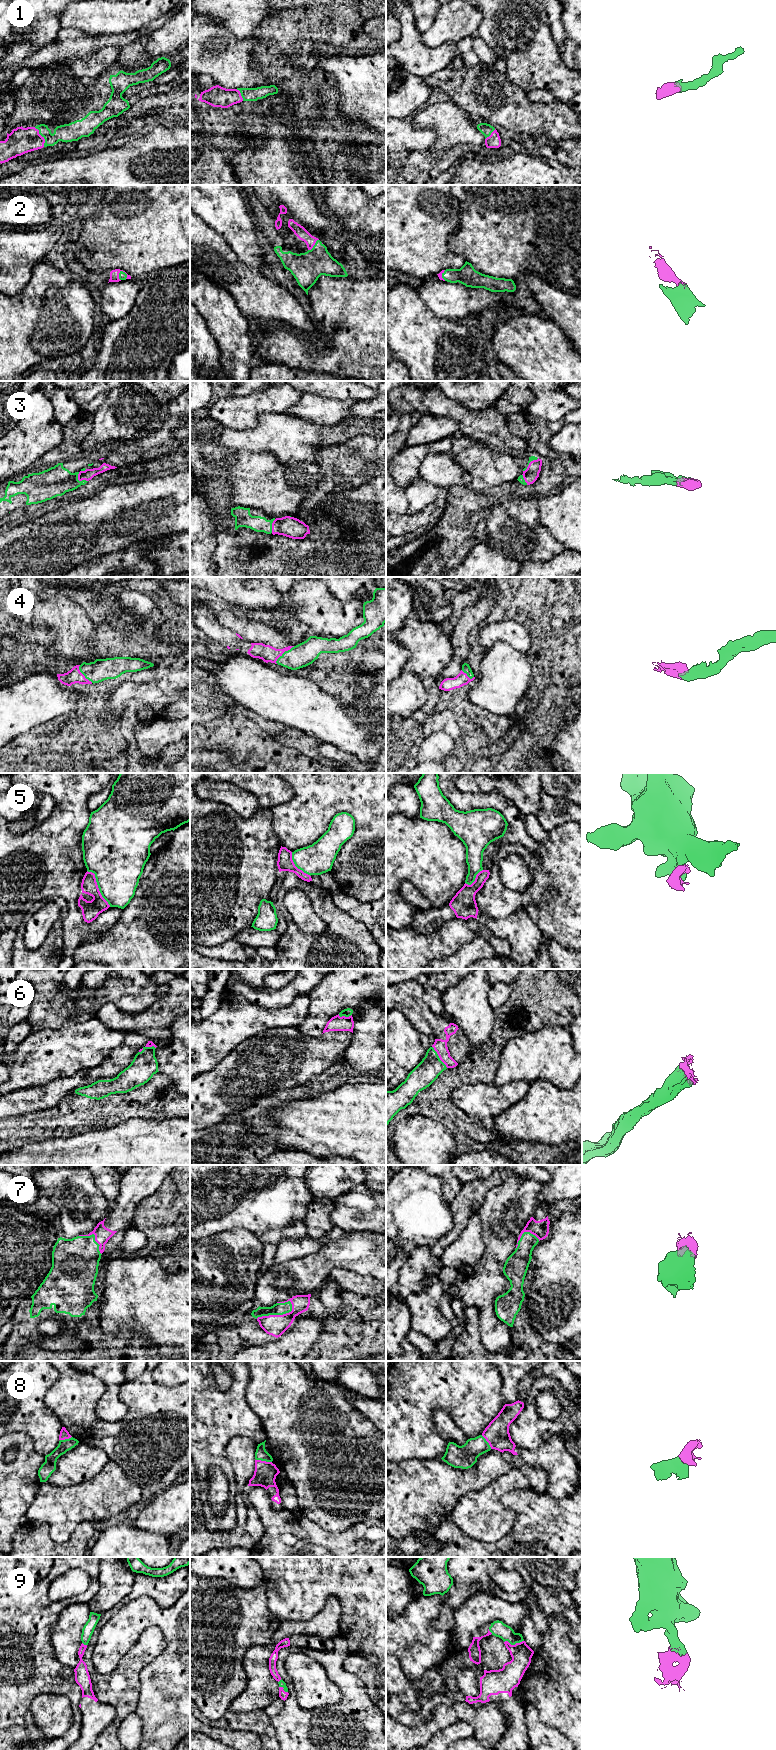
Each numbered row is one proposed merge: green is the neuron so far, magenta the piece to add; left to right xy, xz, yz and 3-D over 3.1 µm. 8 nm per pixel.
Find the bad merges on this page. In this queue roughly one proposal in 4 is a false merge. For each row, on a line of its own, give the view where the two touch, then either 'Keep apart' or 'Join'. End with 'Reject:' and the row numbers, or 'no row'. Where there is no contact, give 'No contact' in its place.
1: Touches green in xy. Join
2: Touches green in xy. Join
3: Touches green in xy. Join
4: Touches green in xz. Join
5: Touches green in xy. Keep apart
6: Touches green in yz. Join
7: Touches green in xz. Join
8: Touches green in xz. Join
9: Touches green in yz. Join
Reject: 5

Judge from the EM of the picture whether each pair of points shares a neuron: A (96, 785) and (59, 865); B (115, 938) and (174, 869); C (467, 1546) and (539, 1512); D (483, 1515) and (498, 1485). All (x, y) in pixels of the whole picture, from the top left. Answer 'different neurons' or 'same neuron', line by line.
A: same neuron
B: same neuron
C: same neuron
D: same neuron

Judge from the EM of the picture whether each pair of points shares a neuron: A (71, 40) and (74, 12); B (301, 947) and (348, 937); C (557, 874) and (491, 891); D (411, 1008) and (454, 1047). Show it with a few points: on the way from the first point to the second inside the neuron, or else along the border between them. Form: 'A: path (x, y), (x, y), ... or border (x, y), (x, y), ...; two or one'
A: border (61, 27), (75, 28), (86, 34), (95, 35); two
B: path (313, 946), (336, 946); one
C: path (541, 890), (533, 898), (507, 898); one
D: path (422, 1017), (443, 1036); one

